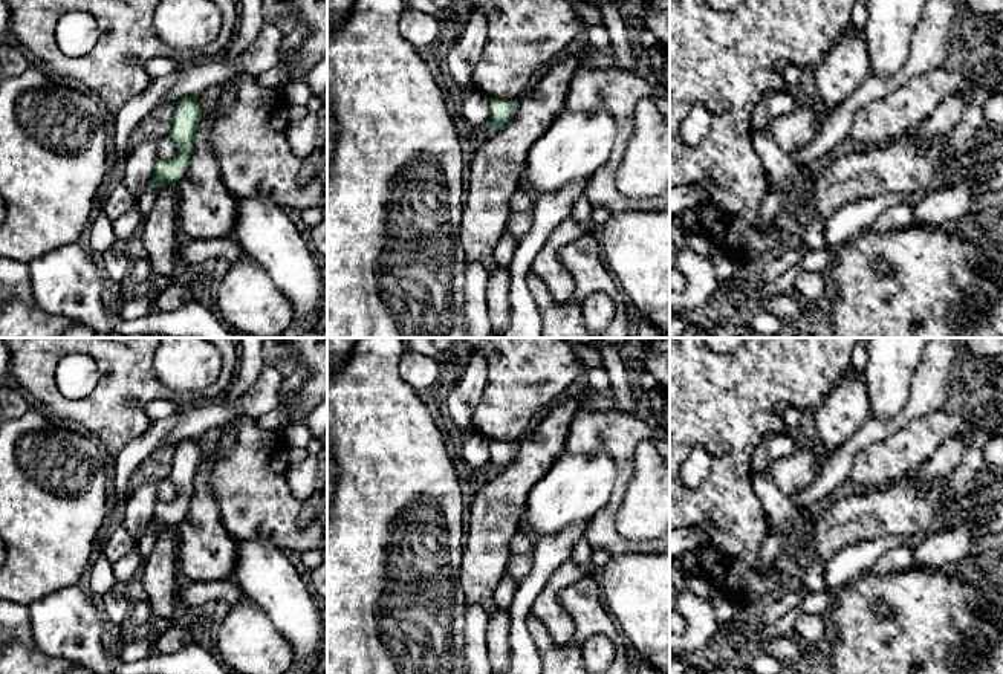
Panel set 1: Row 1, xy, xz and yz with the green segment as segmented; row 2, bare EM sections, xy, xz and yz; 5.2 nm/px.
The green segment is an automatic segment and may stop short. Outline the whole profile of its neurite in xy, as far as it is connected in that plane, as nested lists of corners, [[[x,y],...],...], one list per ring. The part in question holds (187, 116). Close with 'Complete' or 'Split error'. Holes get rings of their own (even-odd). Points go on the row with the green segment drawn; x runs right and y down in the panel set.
[[[185,96],[176,102],[170,138],[176,144],[176,156],[171,160],[159,160],[154,165],[148,186],[138,200],[138,209],[144,220],[151,212],[159,185],[176,183],[187,171],[194,151],[194,134],[202,121],[202,105],[197,98]]]. Split error

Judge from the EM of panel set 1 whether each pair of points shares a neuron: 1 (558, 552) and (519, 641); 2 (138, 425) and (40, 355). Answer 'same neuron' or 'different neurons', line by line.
1: same neuron
2: same neuron

